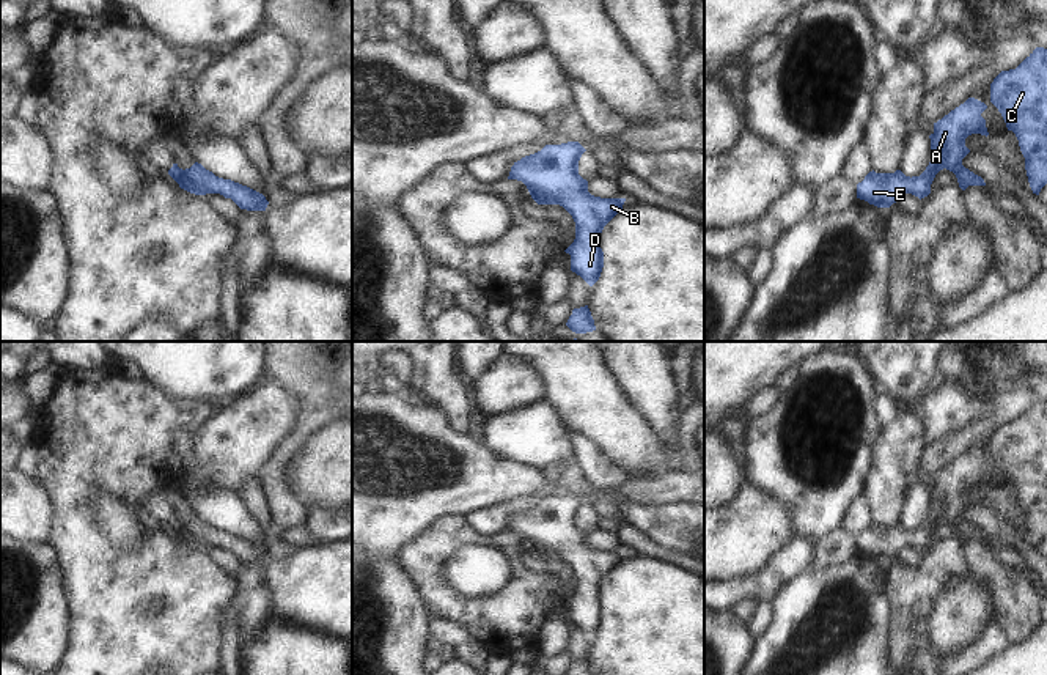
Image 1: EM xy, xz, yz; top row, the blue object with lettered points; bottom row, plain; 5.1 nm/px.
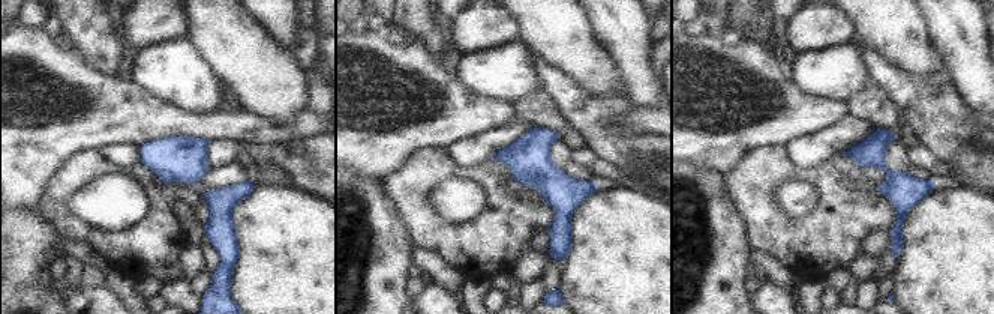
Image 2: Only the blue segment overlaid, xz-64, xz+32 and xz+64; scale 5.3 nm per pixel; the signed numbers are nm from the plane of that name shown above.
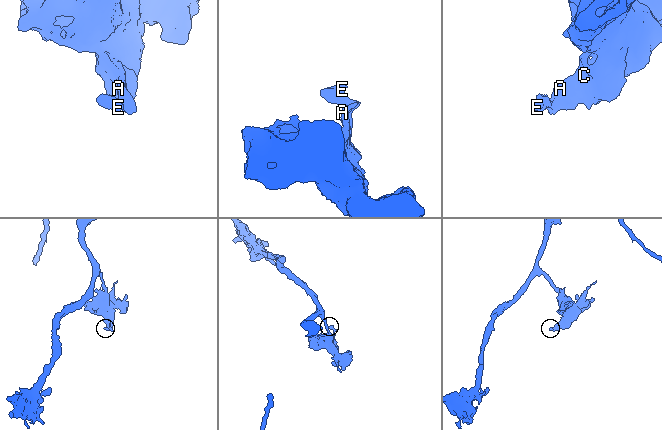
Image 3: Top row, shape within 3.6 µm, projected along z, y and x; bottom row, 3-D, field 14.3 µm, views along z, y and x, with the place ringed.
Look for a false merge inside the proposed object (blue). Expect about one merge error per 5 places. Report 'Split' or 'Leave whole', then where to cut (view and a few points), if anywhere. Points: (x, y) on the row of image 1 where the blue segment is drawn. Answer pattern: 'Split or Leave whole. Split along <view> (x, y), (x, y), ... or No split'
Leave whole. No split

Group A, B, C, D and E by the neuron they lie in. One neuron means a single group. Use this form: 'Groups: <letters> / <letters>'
Groups: A B C D E

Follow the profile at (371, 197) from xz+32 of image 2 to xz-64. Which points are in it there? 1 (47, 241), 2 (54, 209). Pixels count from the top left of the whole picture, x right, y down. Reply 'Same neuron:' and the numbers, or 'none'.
Same neuron: 1

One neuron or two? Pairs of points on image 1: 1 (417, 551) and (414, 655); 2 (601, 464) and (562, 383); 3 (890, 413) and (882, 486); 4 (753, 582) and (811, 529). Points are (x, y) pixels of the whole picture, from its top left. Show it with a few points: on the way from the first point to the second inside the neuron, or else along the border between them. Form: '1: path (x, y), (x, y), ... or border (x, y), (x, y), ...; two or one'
1: border (398, 559), (415, 581), (429, 608), (429, 615); two
2: border (573, 428), (588, 435), (615, 461); two
3: border (901, 406), (898, 414), (882, 427); two
4: border (791, 537), (800, 537), (816, 545); two

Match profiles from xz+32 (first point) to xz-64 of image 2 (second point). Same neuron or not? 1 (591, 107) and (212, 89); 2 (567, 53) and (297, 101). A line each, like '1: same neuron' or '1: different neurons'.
1: different neurons
2: same neuron

